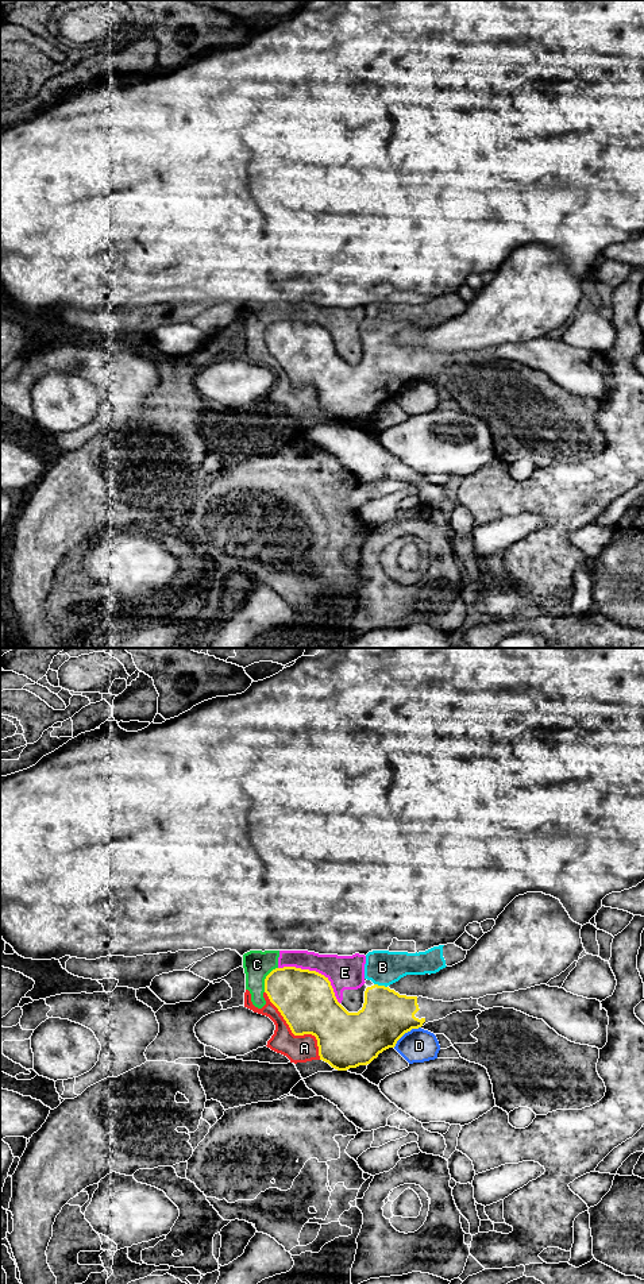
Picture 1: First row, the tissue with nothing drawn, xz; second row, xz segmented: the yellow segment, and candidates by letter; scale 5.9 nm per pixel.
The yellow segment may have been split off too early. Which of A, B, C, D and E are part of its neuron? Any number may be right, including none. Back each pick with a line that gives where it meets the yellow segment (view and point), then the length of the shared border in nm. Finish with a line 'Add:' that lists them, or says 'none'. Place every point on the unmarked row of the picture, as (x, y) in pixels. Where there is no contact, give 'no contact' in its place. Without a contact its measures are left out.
B: contact xz (381, 338); length 80 nm
Add: B

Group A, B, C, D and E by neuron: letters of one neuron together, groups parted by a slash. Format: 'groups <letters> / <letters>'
groups A C E / B / D

